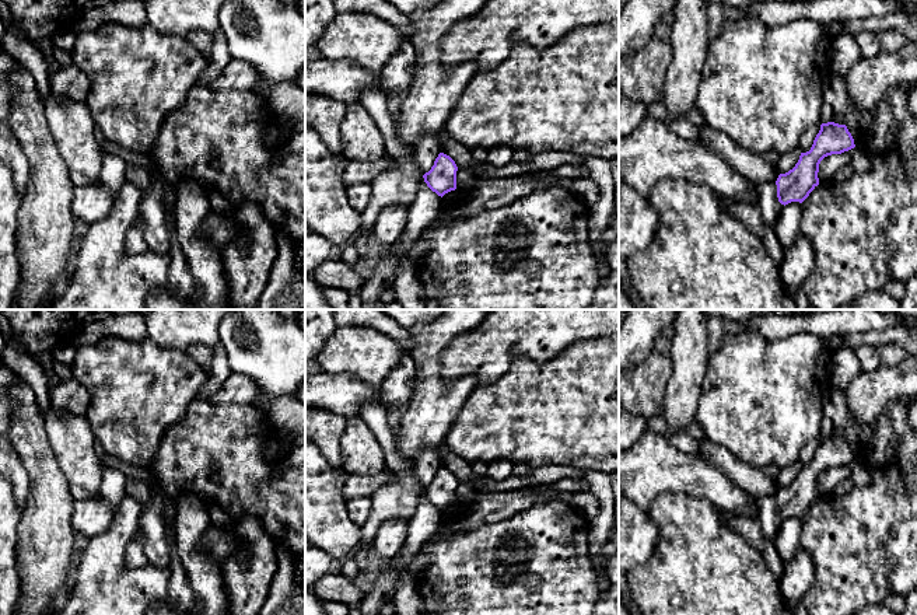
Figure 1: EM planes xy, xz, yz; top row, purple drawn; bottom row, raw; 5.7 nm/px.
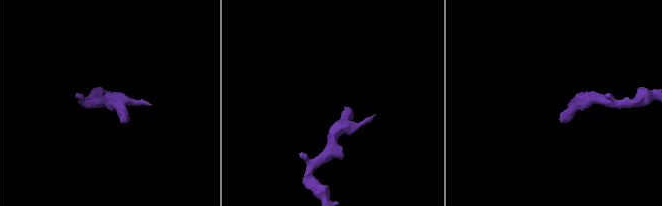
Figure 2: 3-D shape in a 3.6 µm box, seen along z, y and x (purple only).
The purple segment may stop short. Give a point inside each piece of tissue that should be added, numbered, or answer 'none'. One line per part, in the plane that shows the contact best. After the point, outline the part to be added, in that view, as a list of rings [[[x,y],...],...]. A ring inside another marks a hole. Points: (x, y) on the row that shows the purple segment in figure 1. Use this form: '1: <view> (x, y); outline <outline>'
1: yz (770, 208); outline [[[770,184],[759,191],[759,207],[762,214],[762,221],[766,227],[773,228],[773,224],[778,214],[781,213],[784,205],[778,202],[777,185]]]

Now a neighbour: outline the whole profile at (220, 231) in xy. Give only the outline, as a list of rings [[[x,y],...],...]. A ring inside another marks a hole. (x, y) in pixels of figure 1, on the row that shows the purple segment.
[[[210,214],[207,224],[202,228],[203,237],[210,241],[217,249],[223,248],[235,240],[238,228],[234,226],[234,220],[223,219],[214,214]]]

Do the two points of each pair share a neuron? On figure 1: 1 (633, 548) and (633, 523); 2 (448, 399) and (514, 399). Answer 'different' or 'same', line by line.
1: same
2: different

